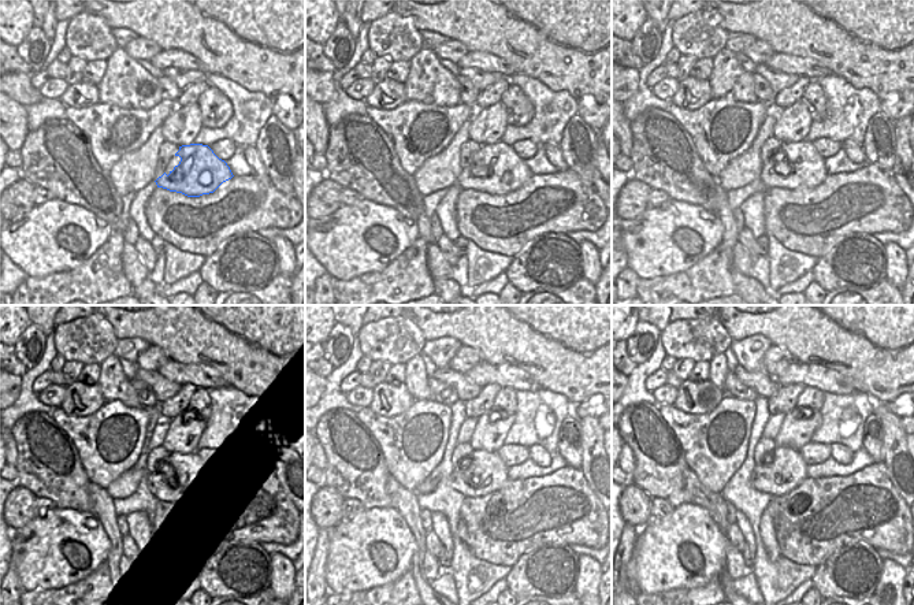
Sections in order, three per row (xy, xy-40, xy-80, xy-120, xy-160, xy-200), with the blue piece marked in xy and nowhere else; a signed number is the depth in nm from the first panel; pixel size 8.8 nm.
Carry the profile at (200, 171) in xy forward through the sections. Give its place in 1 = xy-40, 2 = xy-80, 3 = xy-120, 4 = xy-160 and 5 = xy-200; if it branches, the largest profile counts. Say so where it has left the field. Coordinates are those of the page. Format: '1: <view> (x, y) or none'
1: xy-40 (506, 171)
2: xy-80 (807, 169)
3: xy-120 (186, 474)
4: xy-160 (483, 472)
5: xy-200 (787, 470)

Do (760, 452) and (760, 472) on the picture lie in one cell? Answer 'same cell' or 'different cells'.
different cells

